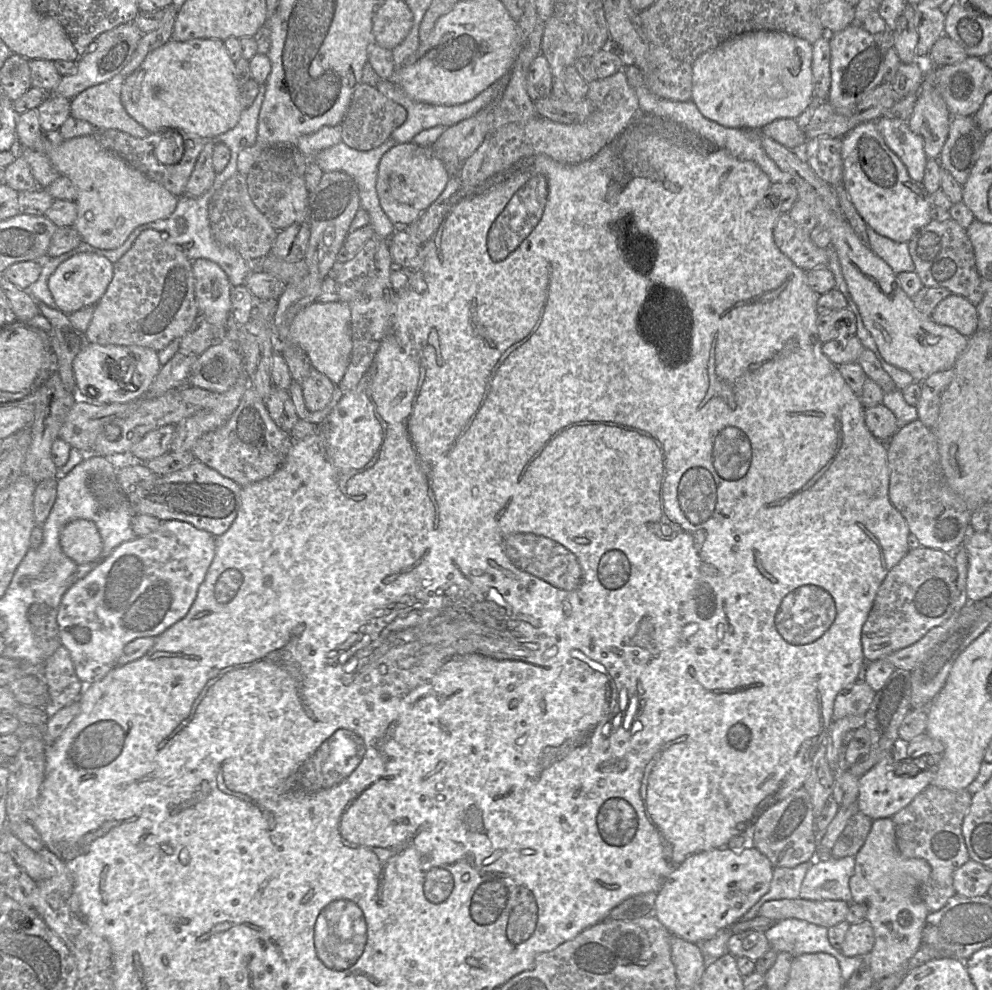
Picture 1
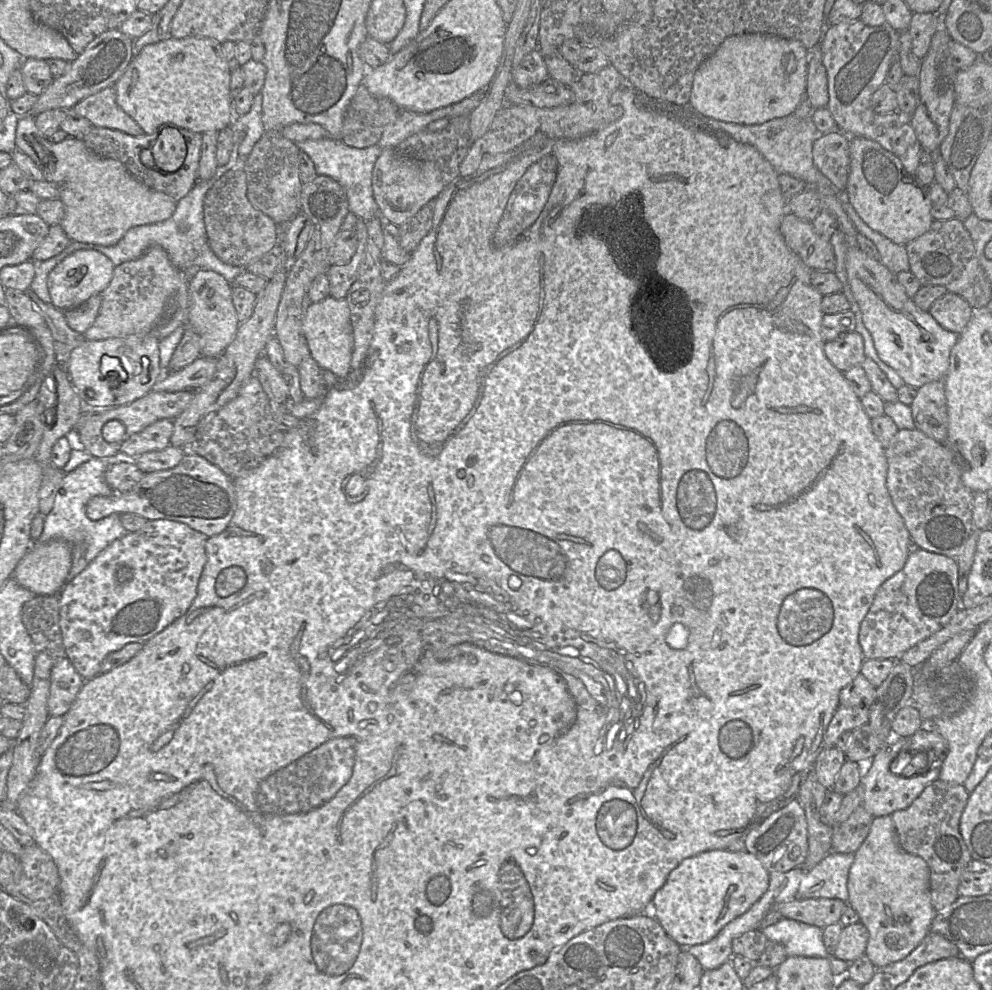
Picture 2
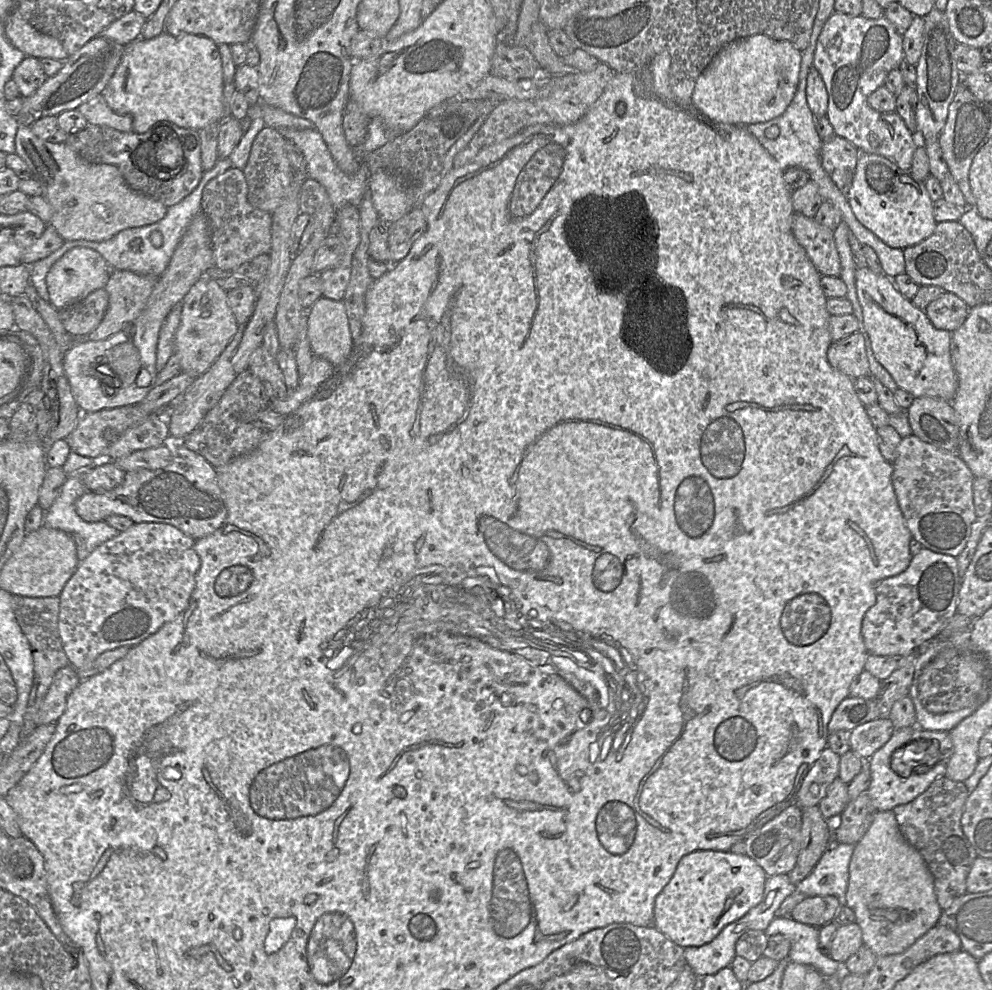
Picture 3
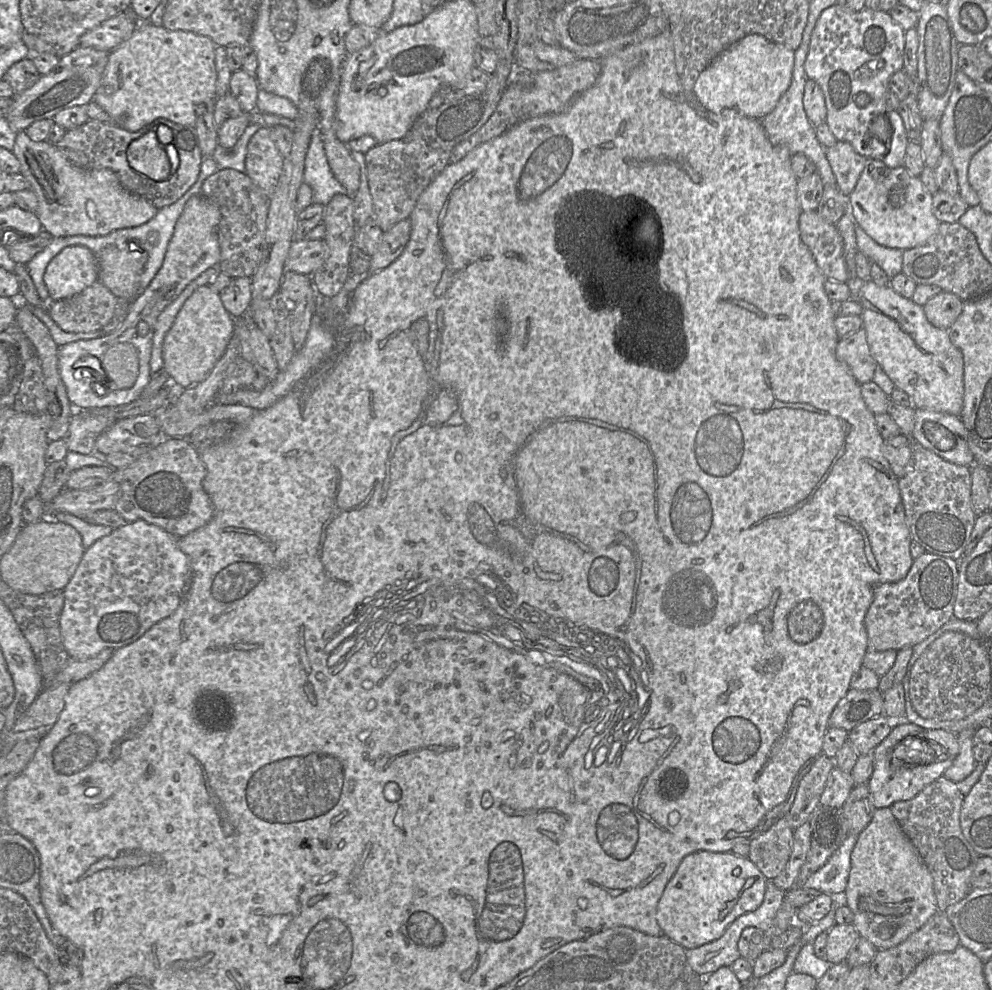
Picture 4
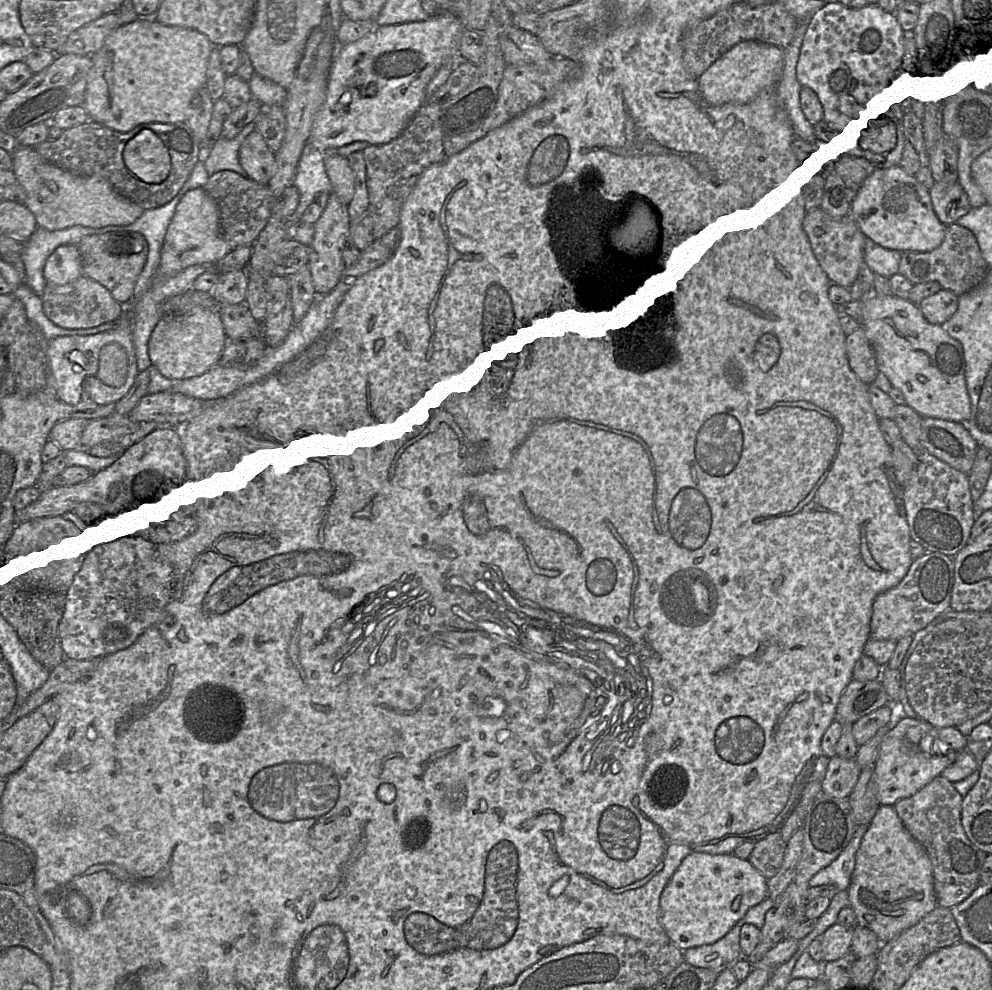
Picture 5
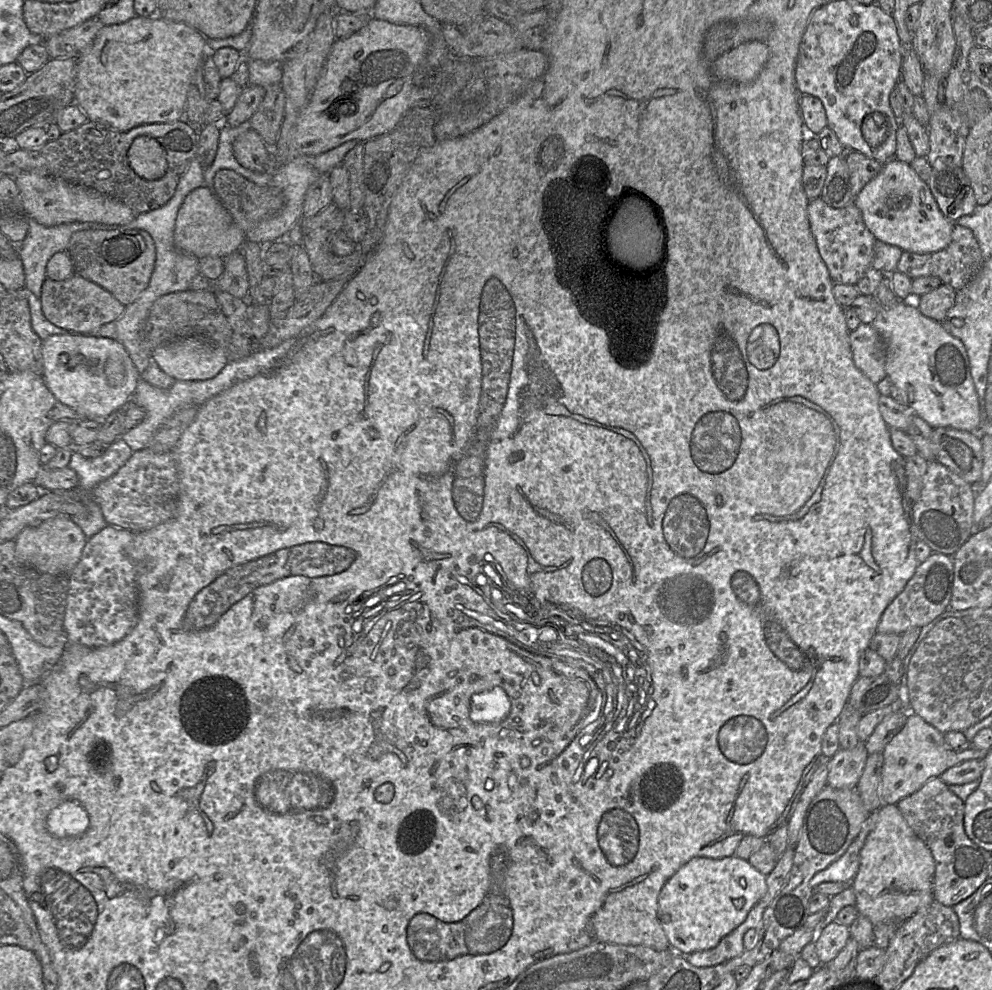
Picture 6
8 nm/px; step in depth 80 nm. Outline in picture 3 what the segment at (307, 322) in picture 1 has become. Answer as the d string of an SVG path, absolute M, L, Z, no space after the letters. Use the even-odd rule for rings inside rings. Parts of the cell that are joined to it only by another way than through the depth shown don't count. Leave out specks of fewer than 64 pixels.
M319 298L308 311L307 335L315 356L338 368L349 358L353 340L342 300Z

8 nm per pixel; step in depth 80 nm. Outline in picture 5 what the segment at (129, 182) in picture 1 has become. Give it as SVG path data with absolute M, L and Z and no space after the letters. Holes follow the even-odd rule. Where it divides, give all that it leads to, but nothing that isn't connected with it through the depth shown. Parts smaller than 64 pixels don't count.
M19 145L12 155L12 171L26 192L25 206L34 215L38 227L57 231L77 225L90 228L126 226L145 211L118 194L106 179L74 175L45 161L34 148Z

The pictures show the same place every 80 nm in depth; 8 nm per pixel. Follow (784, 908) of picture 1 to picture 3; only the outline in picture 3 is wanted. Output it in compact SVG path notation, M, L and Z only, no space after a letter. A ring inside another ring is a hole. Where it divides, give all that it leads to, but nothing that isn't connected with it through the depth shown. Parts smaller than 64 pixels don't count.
M808 896L798 903L790 916L803 924L822 927L833 921L843 902L836 896Z

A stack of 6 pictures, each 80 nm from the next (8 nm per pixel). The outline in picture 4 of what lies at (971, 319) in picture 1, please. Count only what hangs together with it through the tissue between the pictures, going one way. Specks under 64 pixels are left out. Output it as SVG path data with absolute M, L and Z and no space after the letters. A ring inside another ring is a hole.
M942 291L923 306L928 321L935 327L949 329L963 310L964 302L954 293Z

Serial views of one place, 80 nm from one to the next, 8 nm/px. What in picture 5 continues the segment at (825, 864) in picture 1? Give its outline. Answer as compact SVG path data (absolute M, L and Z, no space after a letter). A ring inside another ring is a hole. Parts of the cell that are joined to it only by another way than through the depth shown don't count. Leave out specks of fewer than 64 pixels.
M861 825L856 828L850 842L838 857L810 879L810 887L832 885L838 891L848 889L855 868L855 856L868 826Z

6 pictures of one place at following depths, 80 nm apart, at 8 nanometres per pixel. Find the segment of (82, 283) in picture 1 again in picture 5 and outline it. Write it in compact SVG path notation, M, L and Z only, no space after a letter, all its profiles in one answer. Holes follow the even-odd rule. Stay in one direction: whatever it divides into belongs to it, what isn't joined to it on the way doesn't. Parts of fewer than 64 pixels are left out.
M76 245L58 247L44 266L44 278L50 284L66 285L82 275L82 258Z

